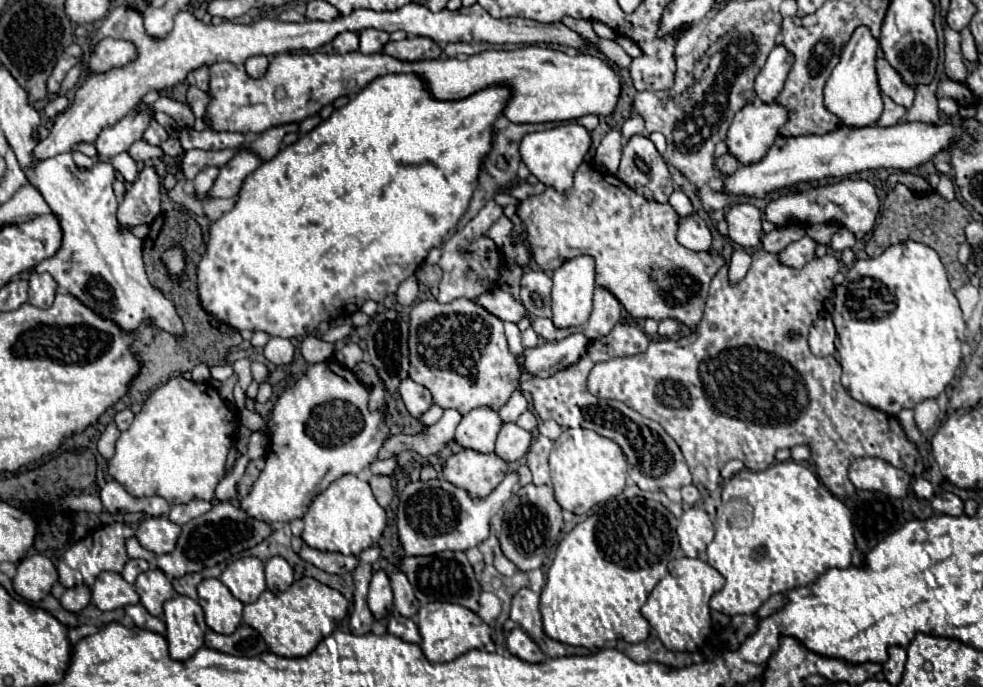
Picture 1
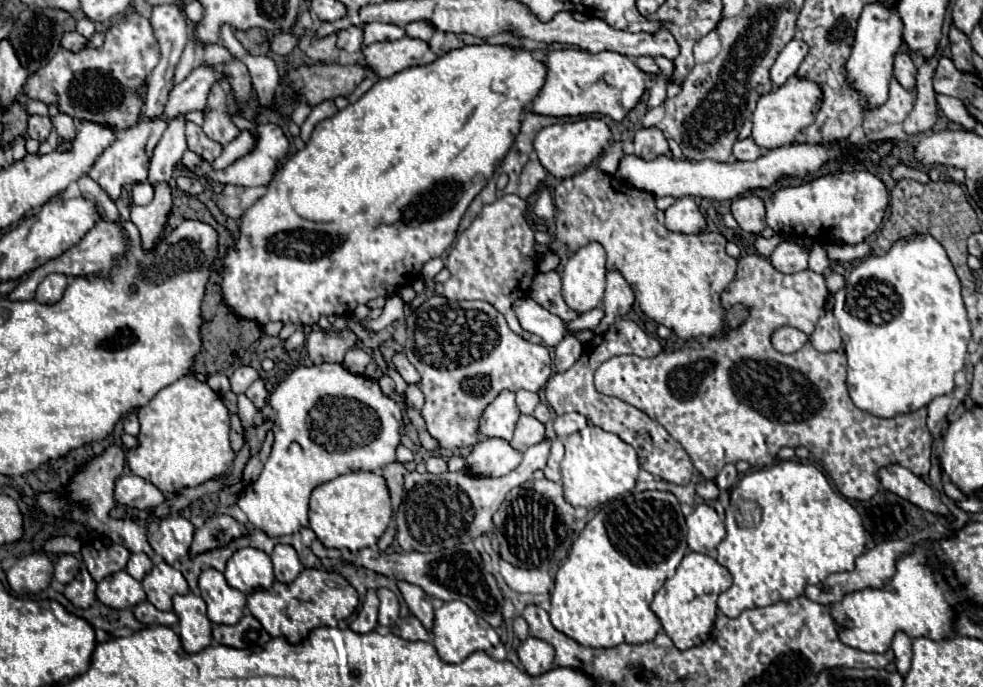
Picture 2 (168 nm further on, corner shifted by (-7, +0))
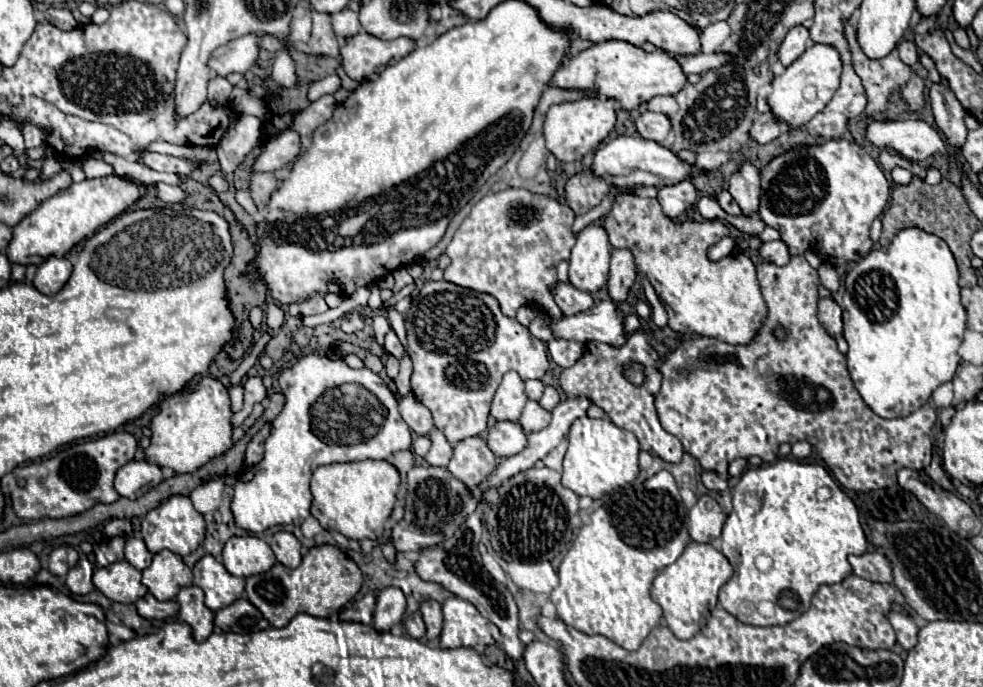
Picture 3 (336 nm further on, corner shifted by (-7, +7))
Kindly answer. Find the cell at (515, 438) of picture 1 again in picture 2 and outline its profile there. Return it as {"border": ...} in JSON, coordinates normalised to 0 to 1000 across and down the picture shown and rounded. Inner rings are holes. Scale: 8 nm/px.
{"border":[[[529,604],[519,648],[521,648],[525,656],[533,659],[537,651],[547,648],[547,645],[551,645],[551,642],[553,642],[553,619],[547,616],[547,613],[545,613],[543,607],[539,607],[539,604]]]}

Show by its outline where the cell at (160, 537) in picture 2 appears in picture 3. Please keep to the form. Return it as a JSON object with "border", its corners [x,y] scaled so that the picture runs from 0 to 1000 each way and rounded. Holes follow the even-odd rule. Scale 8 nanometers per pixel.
{"border":[[[179,719],[179,722],[173,722],[169,731],[165,731],[163,737],[159,737],[157,742],[153,742],[146,751],[142,774],[144,774],[144,783],[155,806],[159,806],[163,801],[173,801],[181,809],[191,809],[208,786],[210,763],[208,763],[208,751],[203,745],[199,745],[195,728],[191,722]]]}

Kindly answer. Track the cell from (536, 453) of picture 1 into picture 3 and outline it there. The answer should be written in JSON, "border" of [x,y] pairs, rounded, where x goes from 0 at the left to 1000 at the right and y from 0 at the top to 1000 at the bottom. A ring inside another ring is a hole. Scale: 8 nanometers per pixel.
{"border":[[[574,638],[562,658],[557,658],[557,661],[551,667],[553,678],[572,687],[572,667],[574,667],[574,661],[576,661],[576,652],[578,652],[578,640]]]}

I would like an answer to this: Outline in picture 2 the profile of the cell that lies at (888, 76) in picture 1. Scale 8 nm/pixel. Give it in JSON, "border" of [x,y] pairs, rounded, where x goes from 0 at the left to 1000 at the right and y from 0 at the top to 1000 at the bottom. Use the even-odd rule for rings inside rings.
{"border":[[[914,77],[909,83],[909,112],[922,132],[930,132],[930,127],[932,127],[932,98],[930,98],[924,77]]]}

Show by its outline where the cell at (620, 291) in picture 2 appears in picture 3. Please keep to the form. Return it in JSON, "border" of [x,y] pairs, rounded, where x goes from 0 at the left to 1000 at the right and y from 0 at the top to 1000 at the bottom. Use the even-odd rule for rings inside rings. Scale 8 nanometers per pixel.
{"border":[[[625,361],[621,378],[621,408],[619,408],[621,434],[625,440],[637,437],[637,428],[645,413],[645,408],[647,408],[647,384],[643,367],[639,361]]]}

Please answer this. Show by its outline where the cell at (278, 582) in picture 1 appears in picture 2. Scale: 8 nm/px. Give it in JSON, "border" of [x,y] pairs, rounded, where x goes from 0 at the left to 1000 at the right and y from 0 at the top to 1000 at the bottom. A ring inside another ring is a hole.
{"border":[[[283,793],[277,805],[277,822],[281,846],[285,849],[297,849],[307,834],[307,820],[303,817],[301,802],[295,793]]]}

